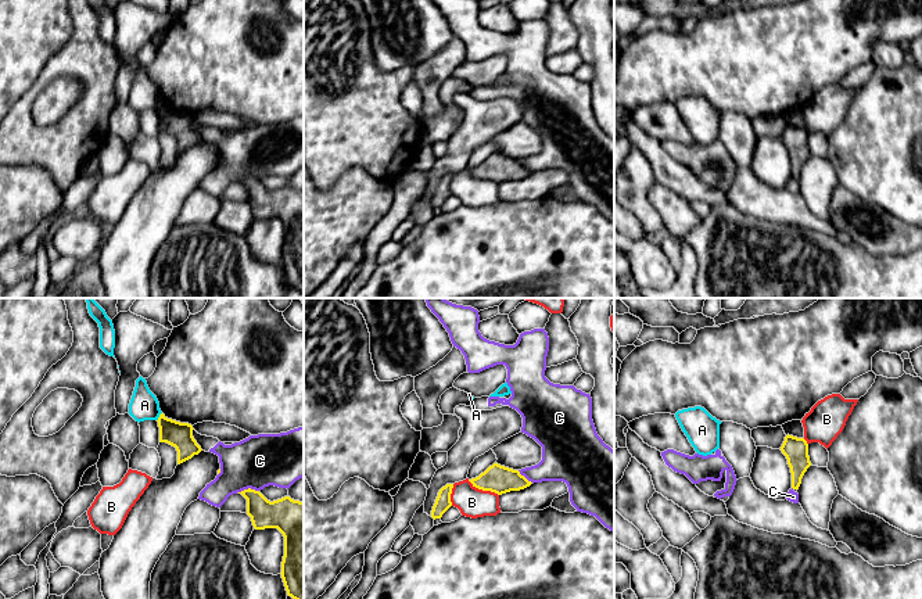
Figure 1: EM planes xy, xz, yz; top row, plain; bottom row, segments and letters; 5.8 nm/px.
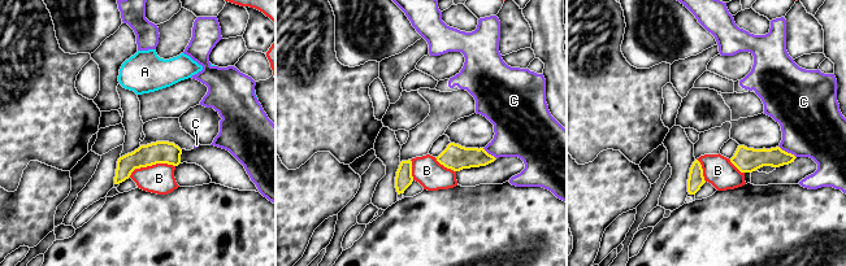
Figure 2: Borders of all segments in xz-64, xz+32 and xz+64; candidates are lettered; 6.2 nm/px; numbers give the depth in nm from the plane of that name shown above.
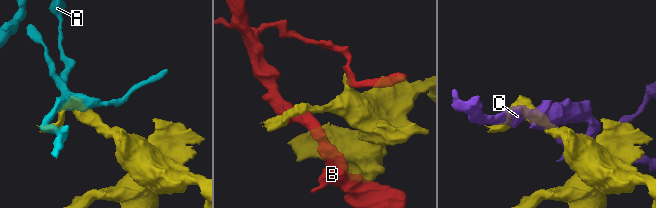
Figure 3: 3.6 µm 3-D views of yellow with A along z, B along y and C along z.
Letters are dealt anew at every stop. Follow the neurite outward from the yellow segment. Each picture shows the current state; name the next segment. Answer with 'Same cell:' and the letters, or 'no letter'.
Same cell: no letter

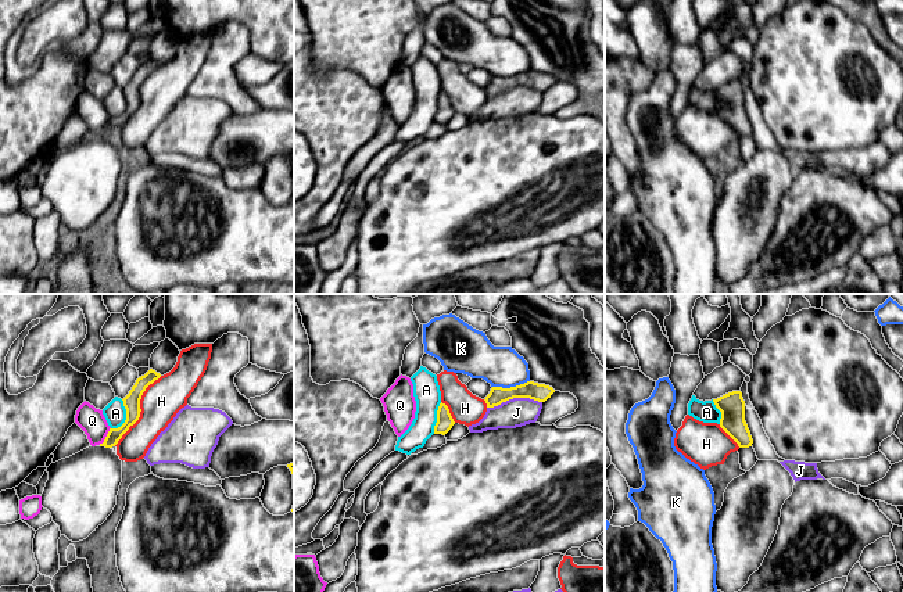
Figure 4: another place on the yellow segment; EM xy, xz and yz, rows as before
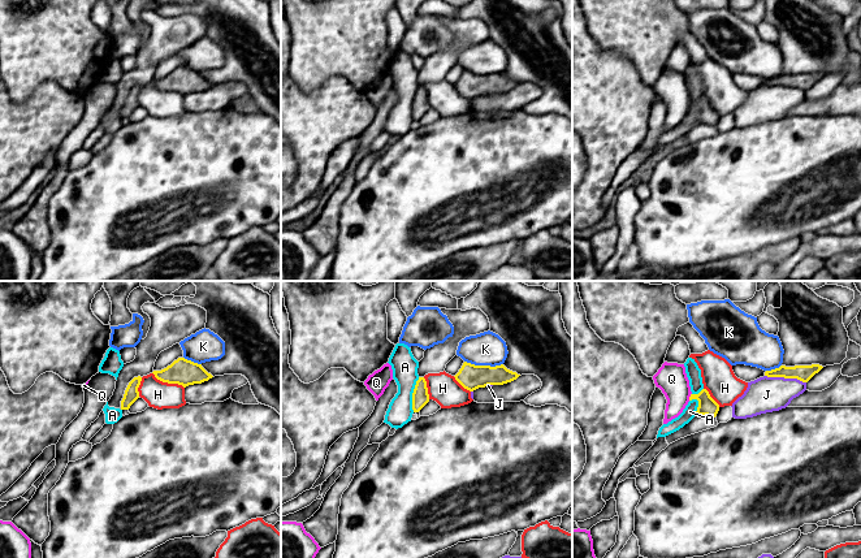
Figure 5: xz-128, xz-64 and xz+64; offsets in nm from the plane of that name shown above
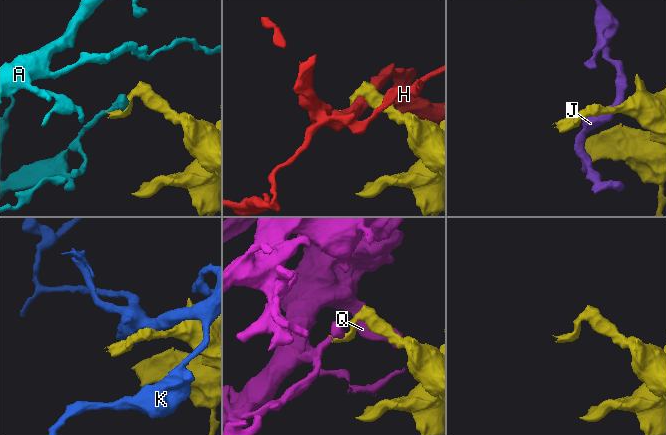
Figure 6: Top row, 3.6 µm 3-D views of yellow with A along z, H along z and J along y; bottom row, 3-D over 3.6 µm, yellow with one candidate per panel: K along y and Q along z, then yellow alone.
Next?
Same cell: no letter

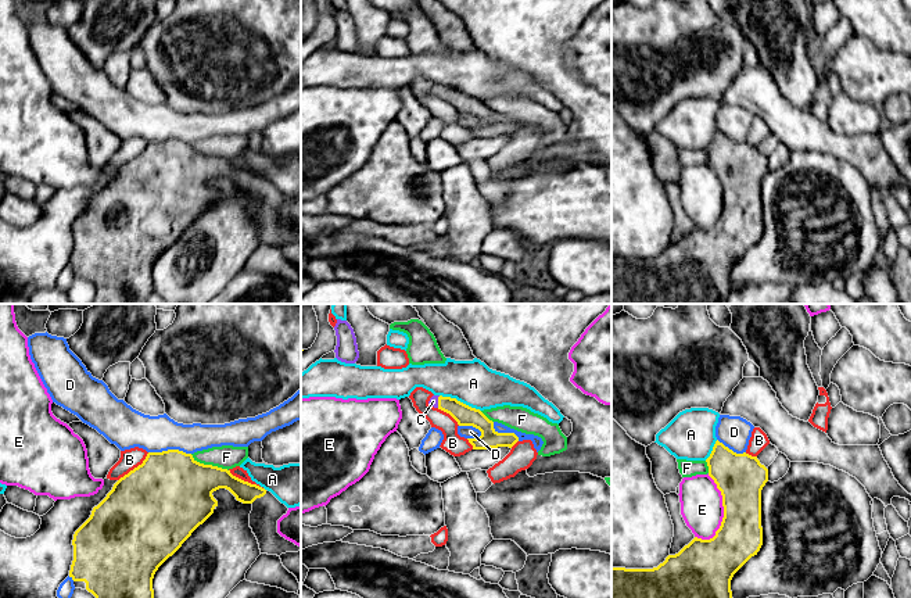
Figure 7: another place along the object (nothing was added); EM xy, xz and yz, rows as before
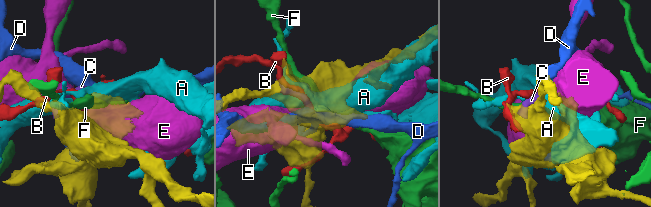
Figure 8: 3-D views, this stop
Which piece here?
Same cell: C

